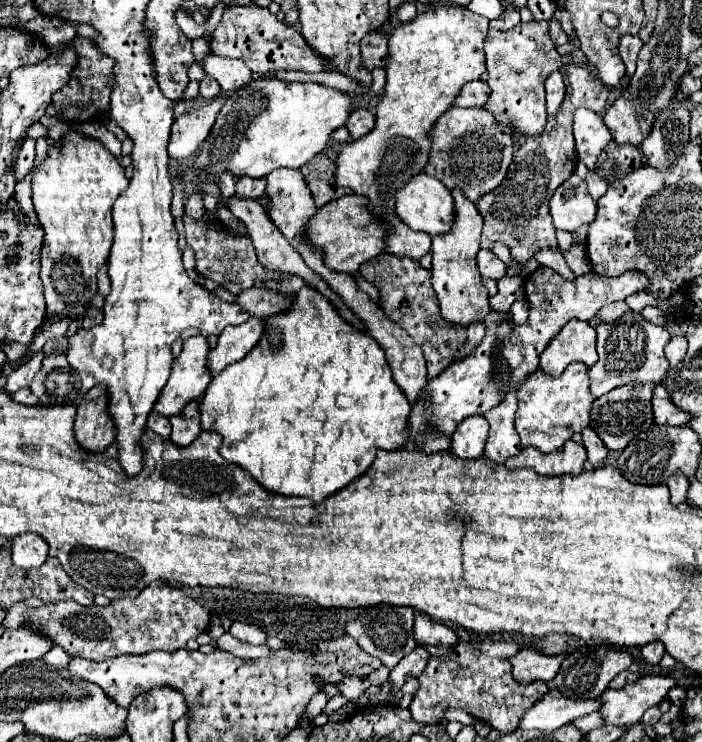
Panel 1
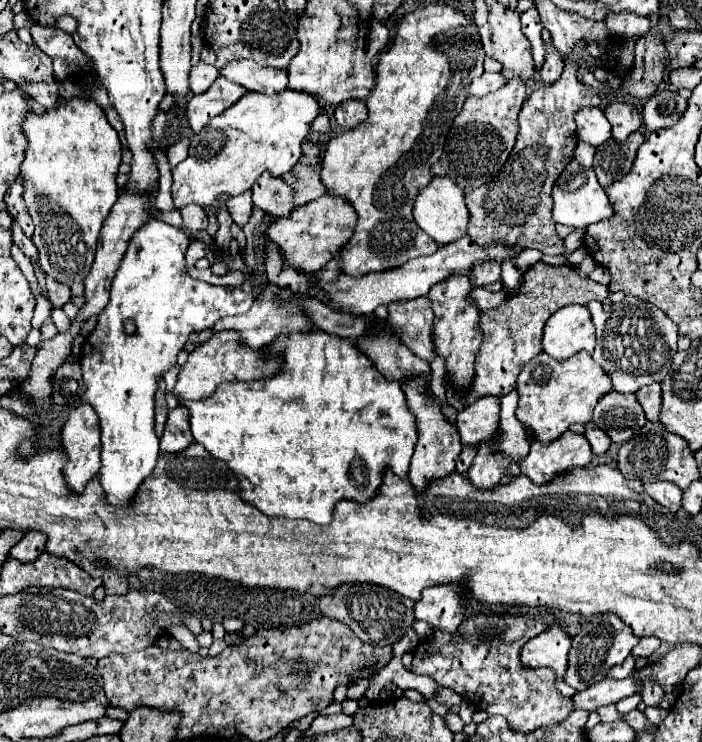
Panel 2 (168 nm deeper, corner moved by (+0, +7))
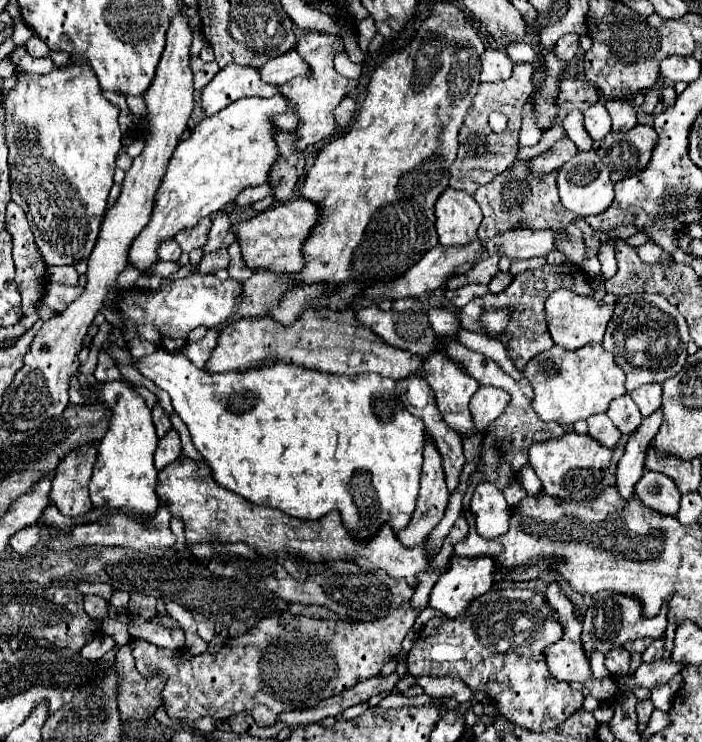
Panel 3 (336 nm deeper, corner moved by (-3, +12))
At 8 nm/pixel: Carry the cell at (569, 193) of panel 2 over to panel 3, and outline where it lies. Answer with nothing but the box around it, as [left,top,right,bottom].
[557,150,613,218]

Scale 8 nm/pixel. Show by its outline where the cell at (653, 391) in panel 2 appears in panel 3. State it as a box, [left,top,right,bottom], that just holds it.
[629,384,661,416]

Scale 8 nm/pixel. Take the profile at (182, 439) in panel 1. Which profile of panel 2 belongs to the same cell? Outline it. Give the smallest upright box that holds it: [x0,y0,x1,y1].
[160,405,192,453]

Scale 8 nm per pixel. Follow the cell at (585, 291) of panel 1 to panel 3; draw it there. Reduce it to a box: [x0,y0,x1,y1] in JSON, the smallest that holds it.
[461,264,593,372]

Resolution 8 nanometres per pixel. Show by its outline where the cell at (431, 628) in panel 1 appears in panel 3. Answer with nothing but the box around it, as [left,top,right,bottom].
[429,556,495,618]

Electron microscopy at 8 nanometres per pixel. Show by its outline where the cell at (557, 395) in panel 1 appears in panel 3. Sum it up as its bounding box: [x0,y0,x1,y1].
[523,344,627,424]

